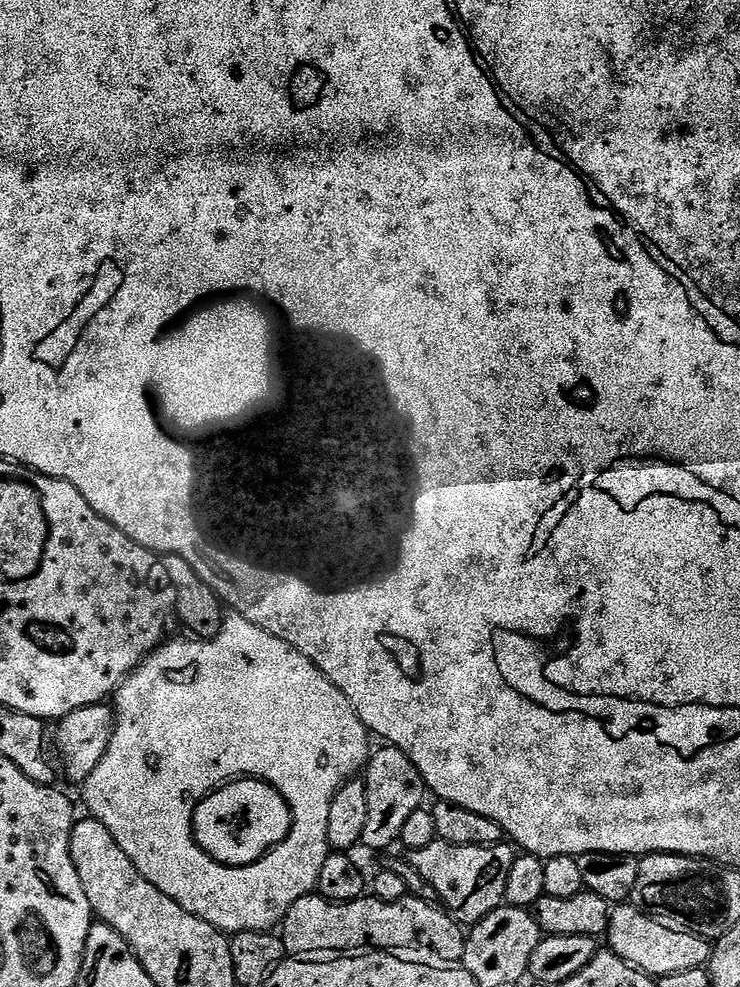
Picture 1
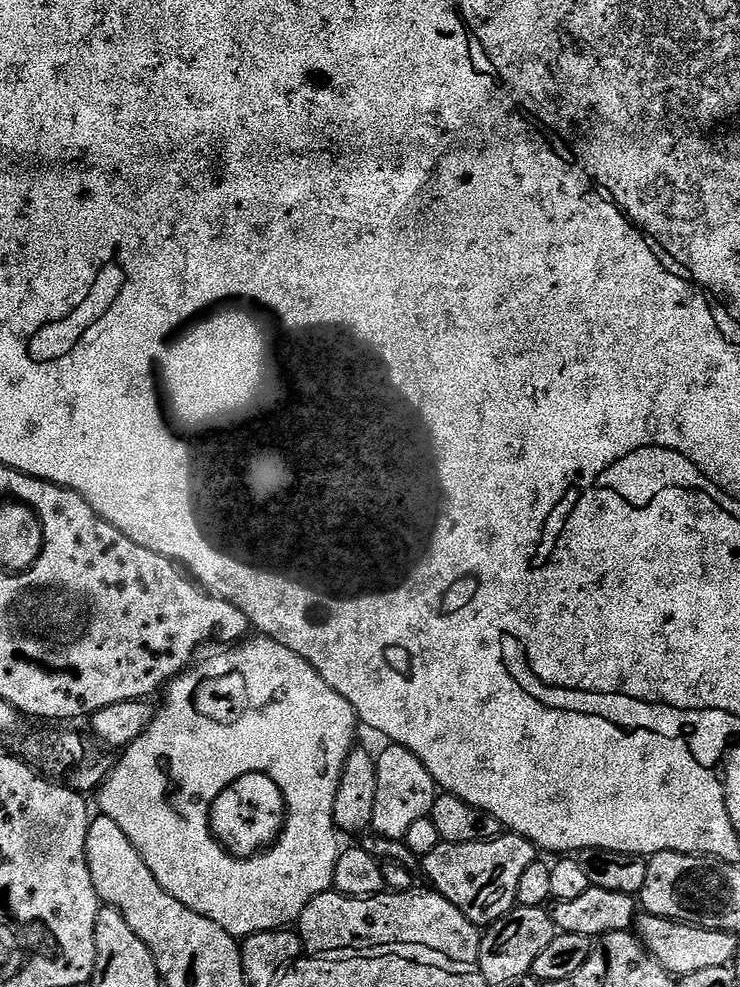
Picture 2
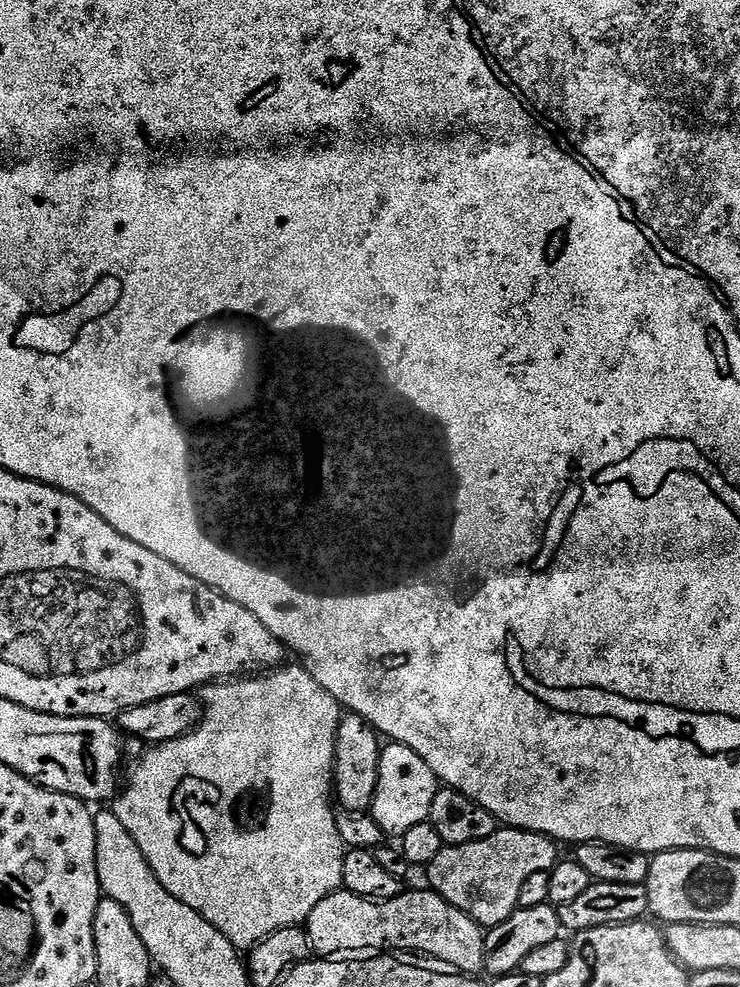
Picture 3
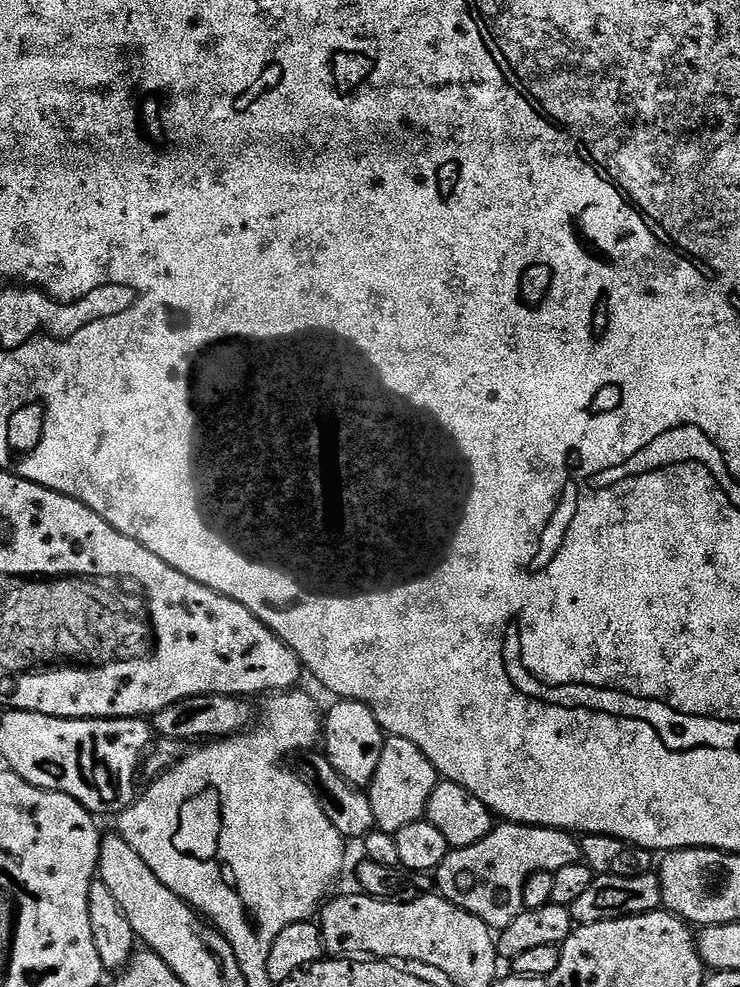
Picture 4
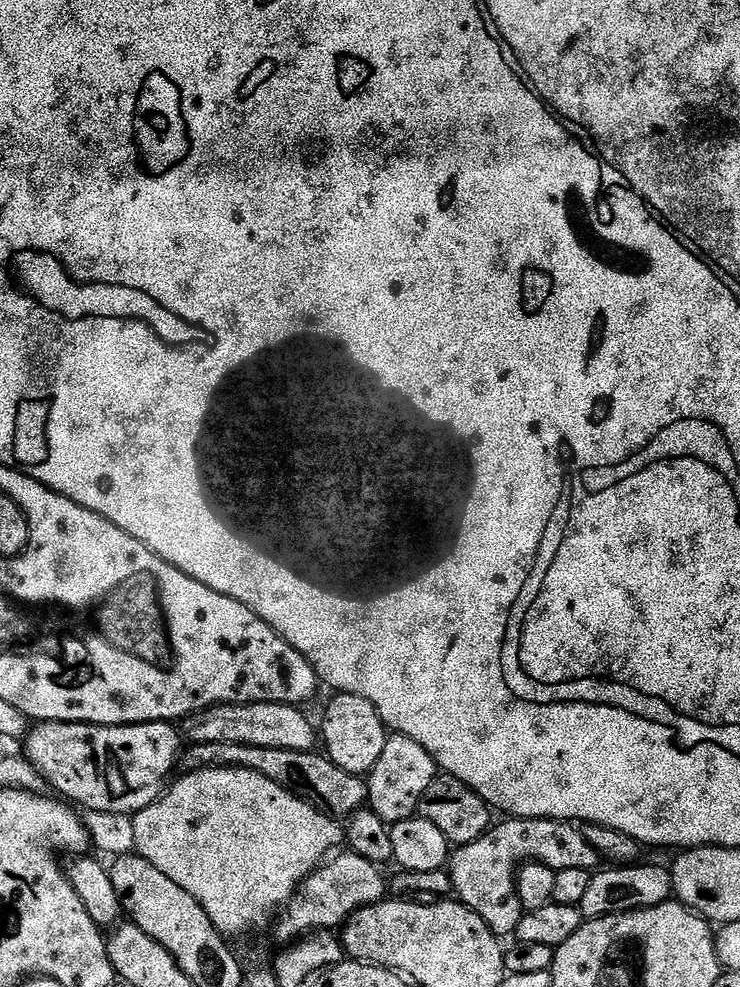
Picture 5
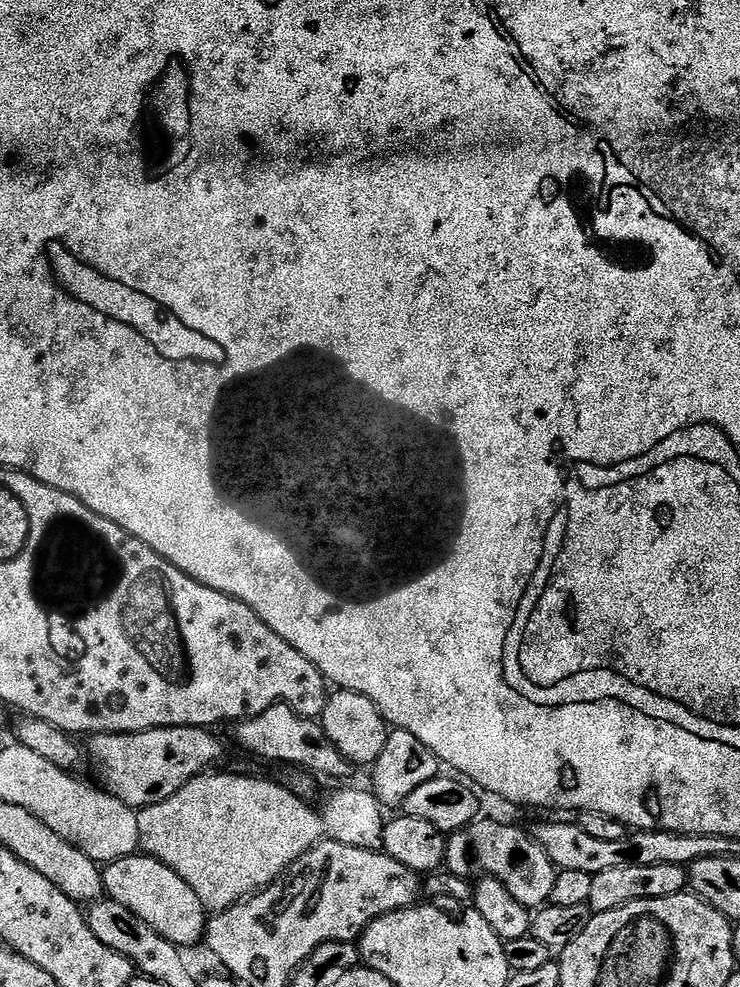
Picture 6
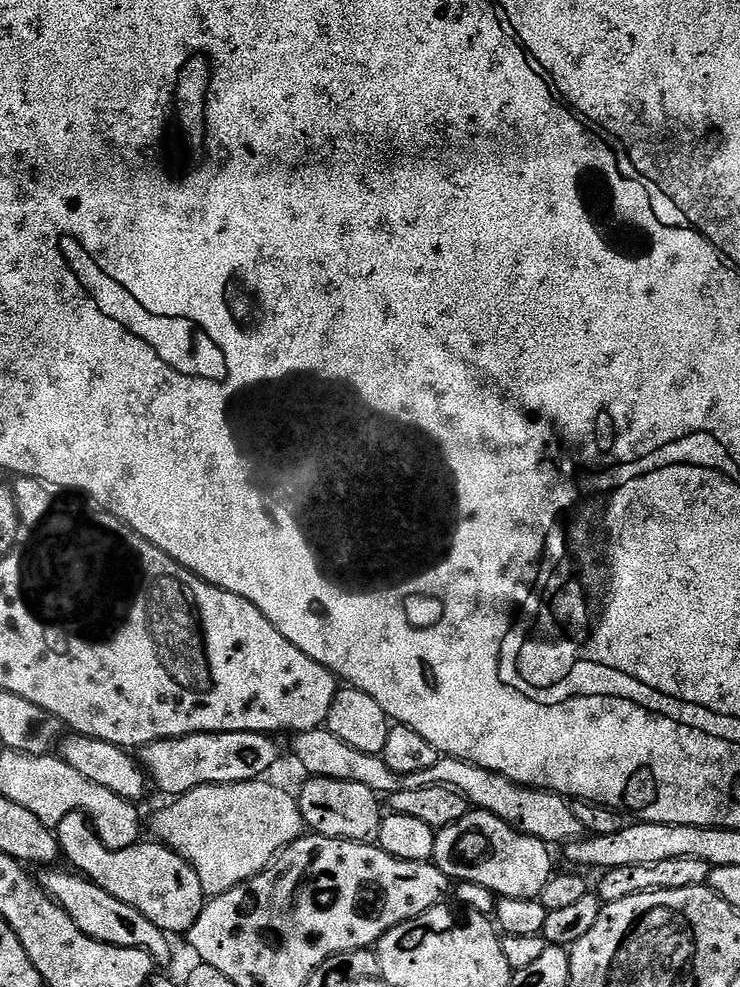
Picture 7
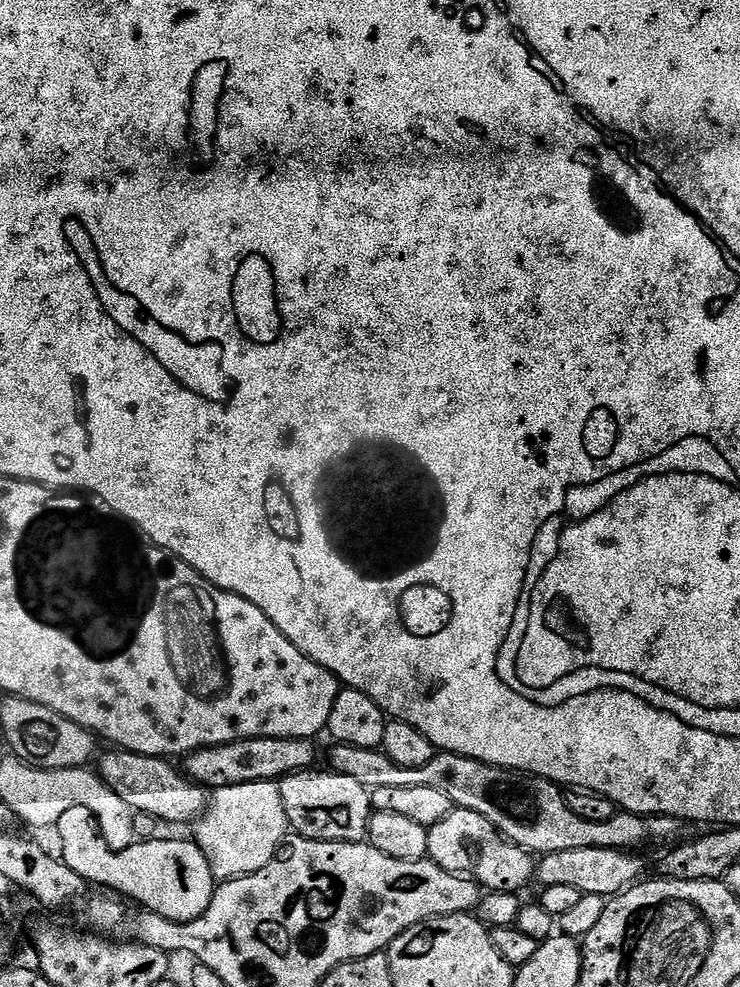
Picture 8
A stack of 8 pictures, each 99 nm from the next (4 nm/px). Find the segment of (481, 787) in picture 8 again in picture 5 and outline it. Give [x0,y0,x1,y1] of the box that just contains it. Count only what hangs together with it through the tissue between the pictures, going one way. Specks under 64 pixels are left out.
[182,704,318,752]

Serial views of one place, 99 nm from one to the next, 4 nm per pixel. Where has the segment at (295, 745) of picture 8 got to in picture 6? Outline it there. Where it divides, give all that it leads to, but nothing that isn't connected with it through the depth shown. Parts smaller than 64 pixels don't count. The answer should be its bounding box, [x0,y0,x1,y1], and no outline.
[86,728,224,809]

